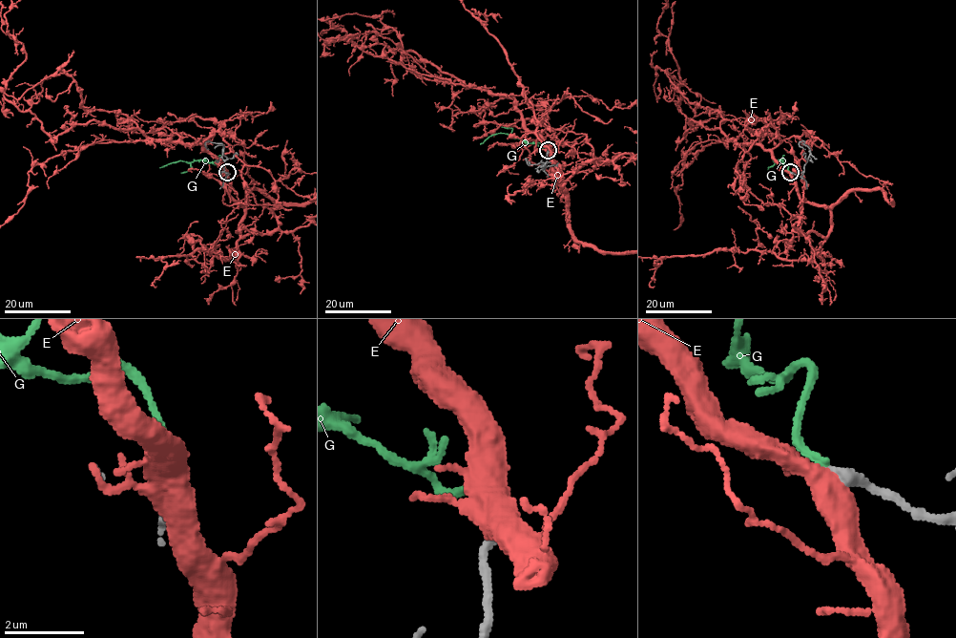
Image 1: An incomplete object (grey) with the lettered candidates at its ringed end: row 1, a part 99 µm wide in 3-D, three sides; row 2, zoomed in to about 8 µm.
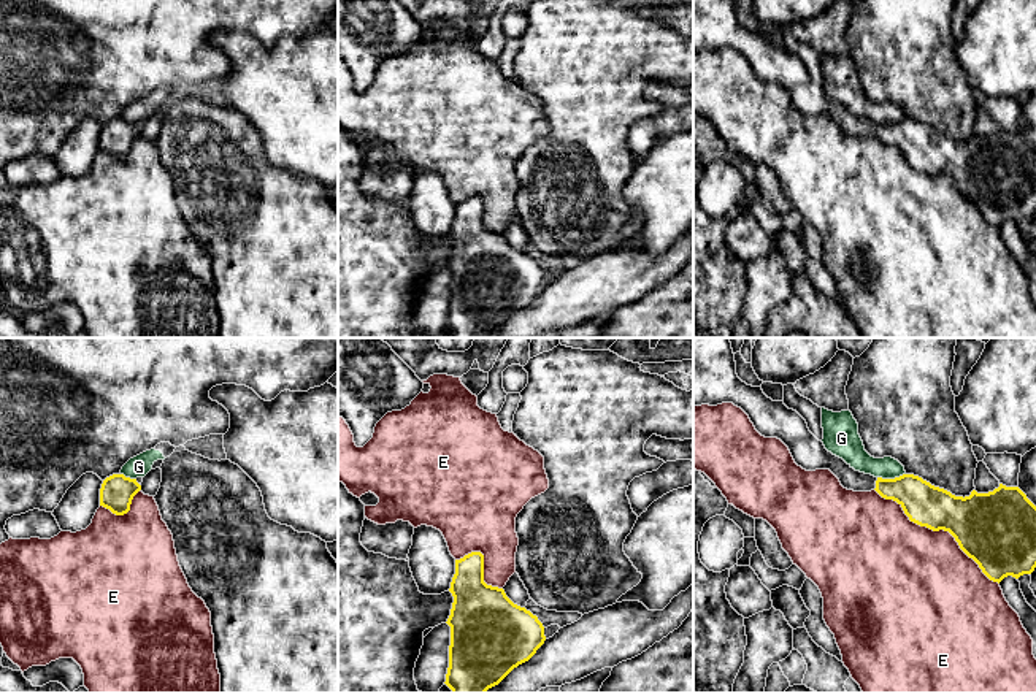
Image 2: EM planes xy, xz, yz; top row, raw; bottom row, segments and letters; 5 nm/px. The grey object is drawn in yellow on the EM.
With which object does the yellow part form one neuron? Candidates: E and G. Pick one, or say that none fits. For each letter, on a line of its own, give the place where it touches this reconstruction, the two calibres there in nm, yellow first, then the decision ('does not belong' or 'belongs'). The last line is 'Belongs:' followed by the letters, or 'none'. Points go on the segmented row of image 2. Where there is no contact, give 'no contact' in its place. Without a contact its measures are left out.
E: yz (938, 530) | 340/480 nm | does not belong
G: yz (890, 479) | 220/130 nm | does not belong
Belongs: none

